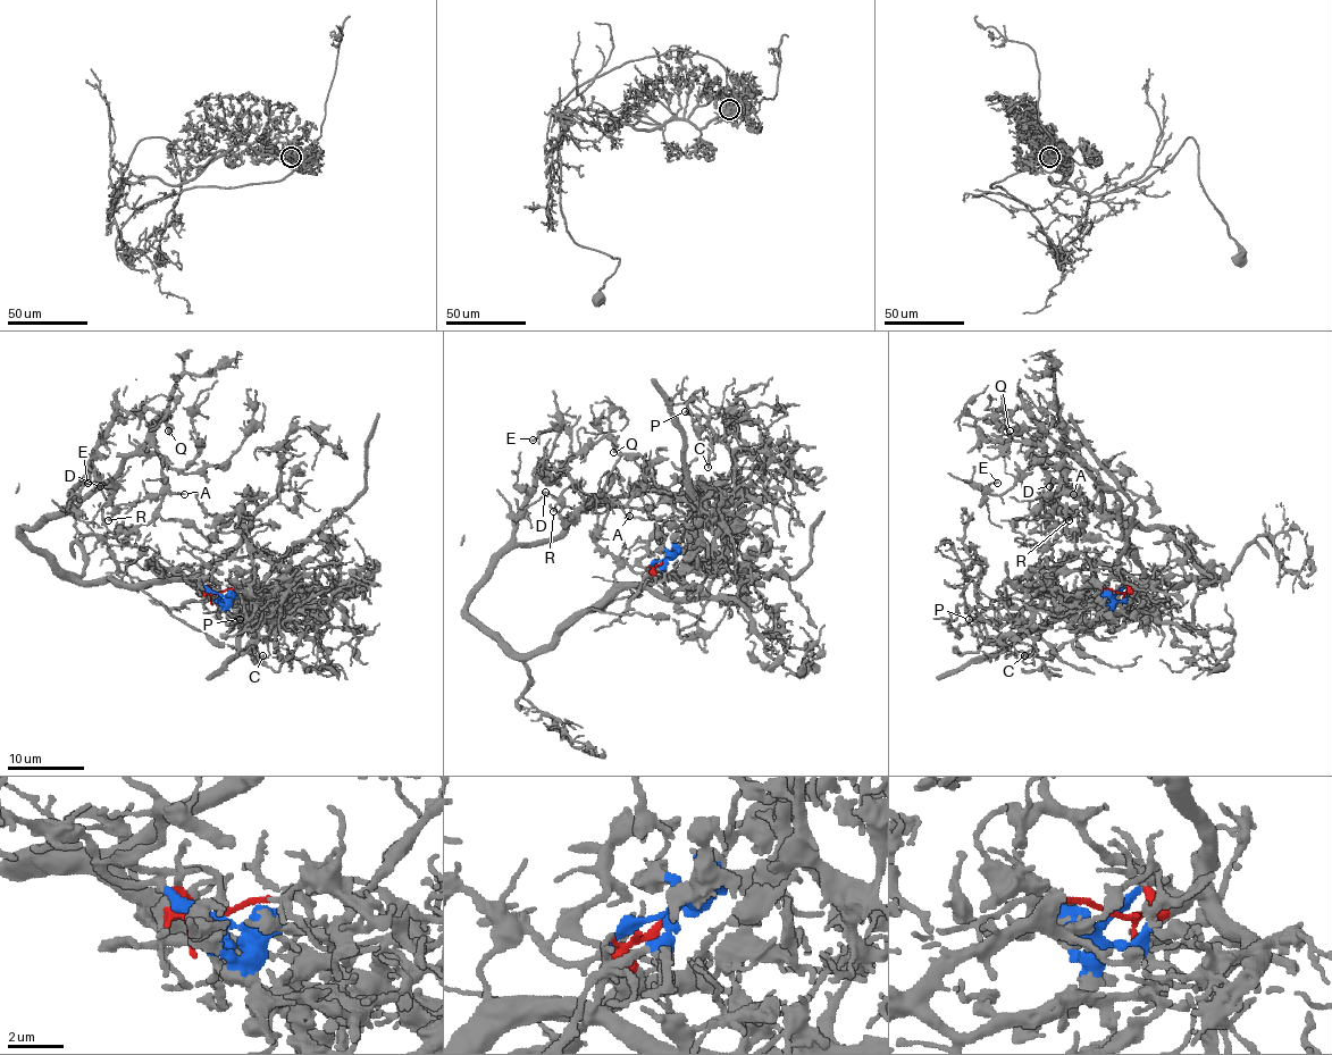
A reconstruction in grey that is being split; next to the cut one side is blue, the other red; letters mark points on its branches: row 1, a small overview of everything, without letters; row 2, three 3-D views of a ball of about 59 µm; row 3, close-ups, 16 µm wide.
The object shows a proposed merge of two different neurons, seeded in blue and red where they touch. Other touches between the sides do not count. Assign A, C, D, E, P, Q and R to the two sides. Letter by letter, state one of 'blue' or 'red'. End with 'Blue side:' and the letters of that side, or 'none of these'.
A: red
C: blue
D: red
E: red
P: blue
Q: red
R: red
Blue side: C, P

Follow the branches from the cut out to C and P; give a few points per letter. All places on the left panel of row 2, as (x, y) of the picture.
C: (219, 594), (250, 597), (254, 614), (287, 611), (287, 617), (268, 634), (269, 653), (262, 655)
P: (219, 594), (250, 597), (254, 614), (287, 611), (287, 617), (266, 636), (254, 636), (239, 619)

